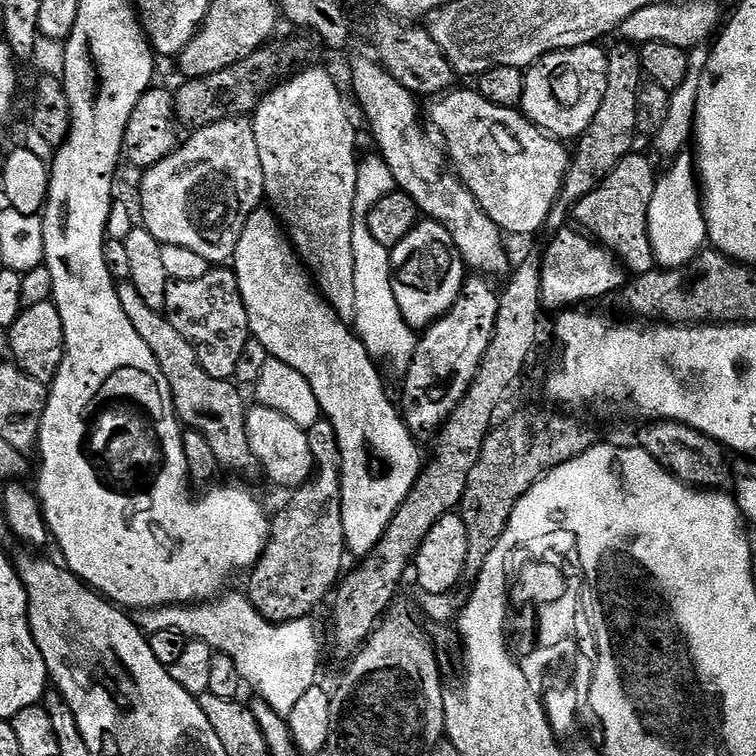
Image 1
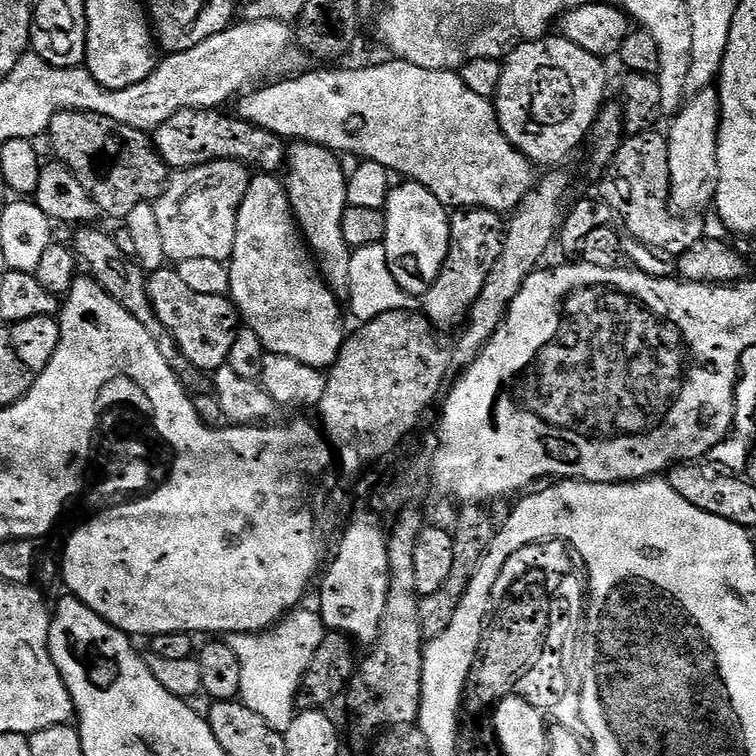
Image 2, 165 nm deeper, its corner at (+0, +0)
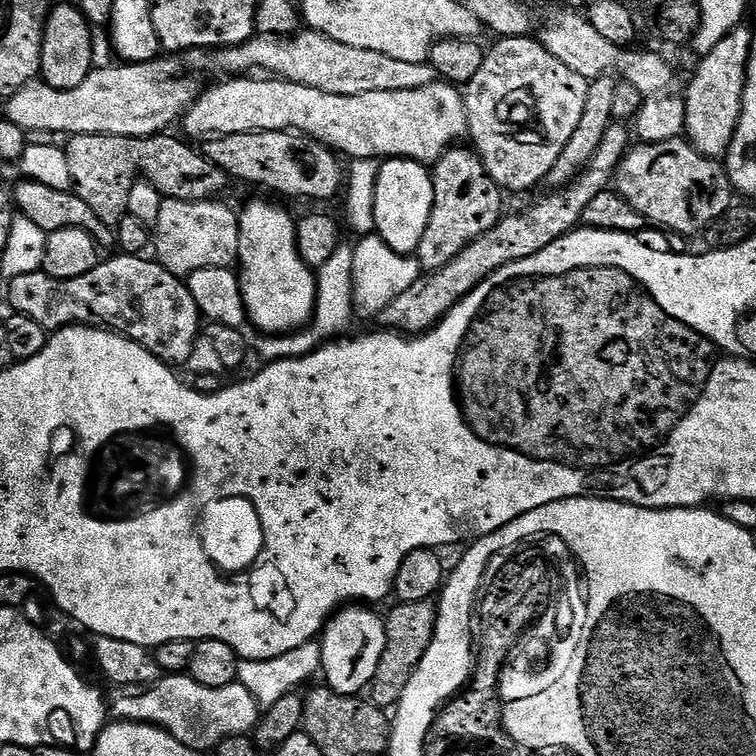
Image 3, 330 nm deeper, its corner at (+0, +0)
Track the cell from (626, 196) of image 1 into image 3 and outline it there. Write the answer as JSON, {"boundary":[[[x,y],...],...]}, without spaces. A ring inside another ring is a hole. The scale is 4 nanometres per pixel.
{"boundary":[[[684,138],[629,147],[614,174],[614,184],[649,225],[669,228],[680,236],[703,233],[714,218],[734,203],[734,189],[727,167],[719,159],[702,155]]]}

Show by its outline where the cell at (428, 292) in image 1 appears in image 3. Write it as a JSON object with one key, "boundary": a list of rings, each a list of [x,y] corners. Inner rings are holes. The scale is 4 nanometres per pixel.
{"boundary":[[[388,158],[380,164],[380,173],[376,183],[376,201],[374,214],[376,215],[375,231],[385,240],[391,251],[412,256],[422,242],[422,234],[426,234],[426,224],[430,222],[430,210],[434,210],[434,182],[429,165],[419,164],[416,160],[402,160]]]}

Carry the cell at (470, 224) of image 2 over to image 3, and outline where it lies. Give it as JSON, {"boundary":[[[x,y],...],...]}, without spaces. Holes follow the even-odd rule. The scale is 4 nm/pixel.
{"boundary":[[[453,146],[443,158],[436,161],[431,169],[434,182],[434,210],[430,210],[430,222],[426,224],[426,234],[422,234],[422,242],[414,253],[420,267],[425,273],[437,272],[442,266],[462,250],[466,250],[470,242],[474,242],[486,230],[490,230],[500,217],[505,215],[505,193],[490,178],[479,152],[471,147]]]}

